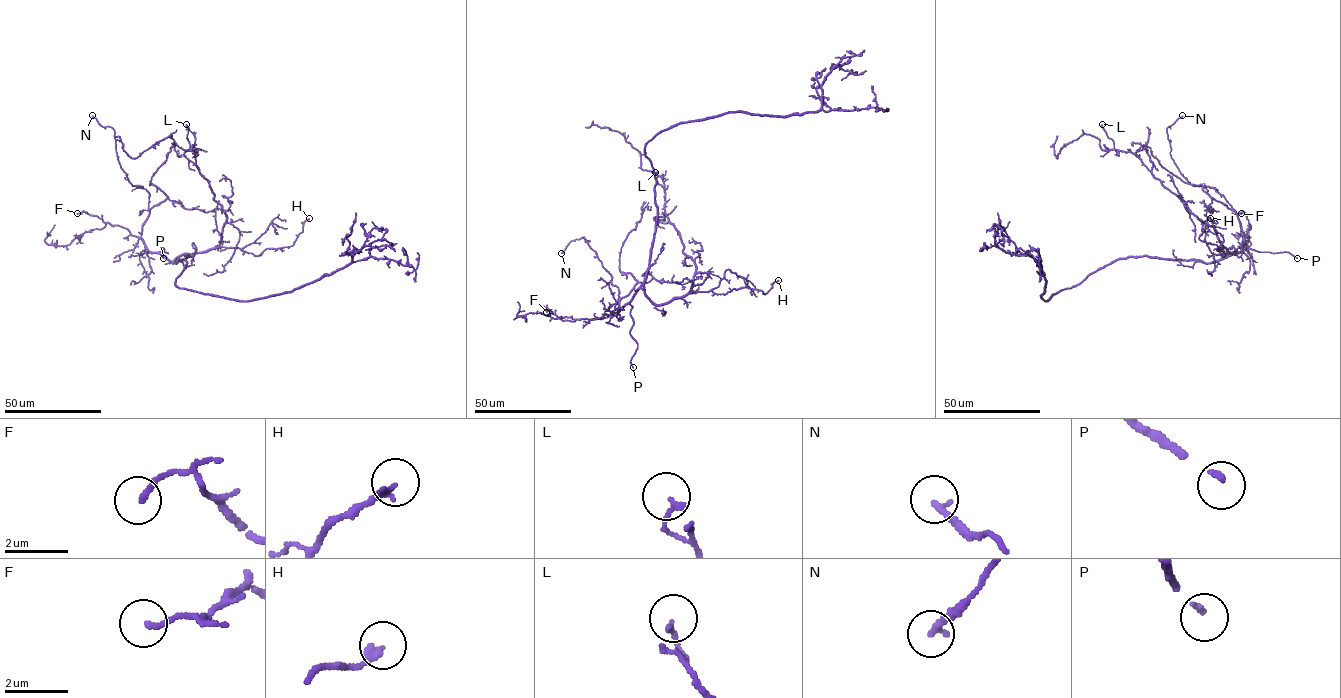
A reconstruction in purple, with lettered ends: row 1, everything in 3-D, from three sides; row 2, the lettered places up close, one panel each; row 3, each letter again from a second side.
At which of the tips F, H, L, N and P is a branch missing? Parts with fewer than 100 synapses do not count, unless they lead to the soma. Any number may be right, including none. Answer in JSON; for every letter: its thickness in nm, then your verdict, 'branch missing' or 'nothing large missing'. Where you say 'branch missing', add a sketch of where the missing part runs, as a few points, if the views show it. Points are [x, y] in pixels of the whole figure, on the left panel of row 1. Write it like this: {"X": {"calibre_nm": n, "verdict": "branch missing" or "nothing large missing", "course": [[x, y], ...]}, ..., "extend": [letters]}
{"F": {"calibre_nm": 170, "verdict": "nothing large missing"}, "H": {"calibre_nm": 240, "verdict": "nothing large missing"}, "L": {"calibre_nm": 160, "verdict": "nothing large missing"}, "N": {"calibre_nm": 200, "verdict": "nothing large missing"}, "P": {"calibre_nm": 150, "verdict": "branch missing", "course": [[163, 258], [150, 262]]}, "extend": ["P"]}

